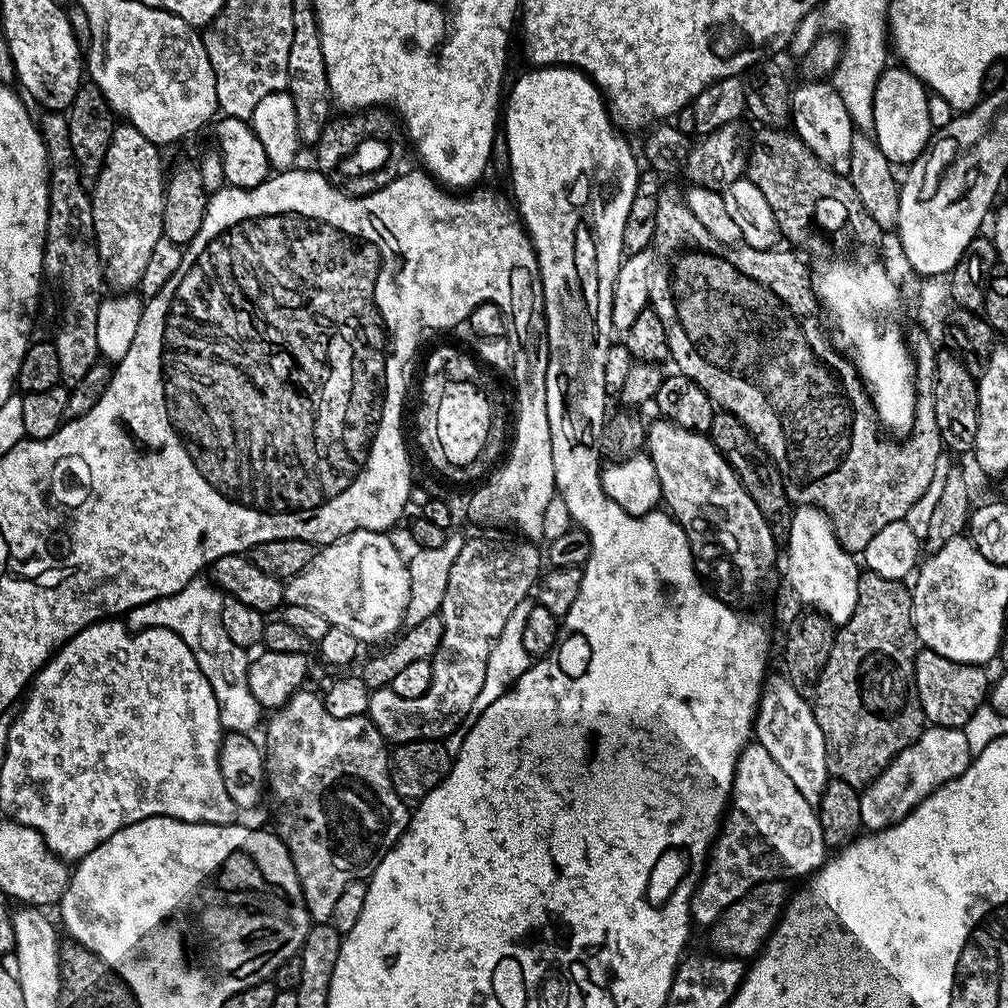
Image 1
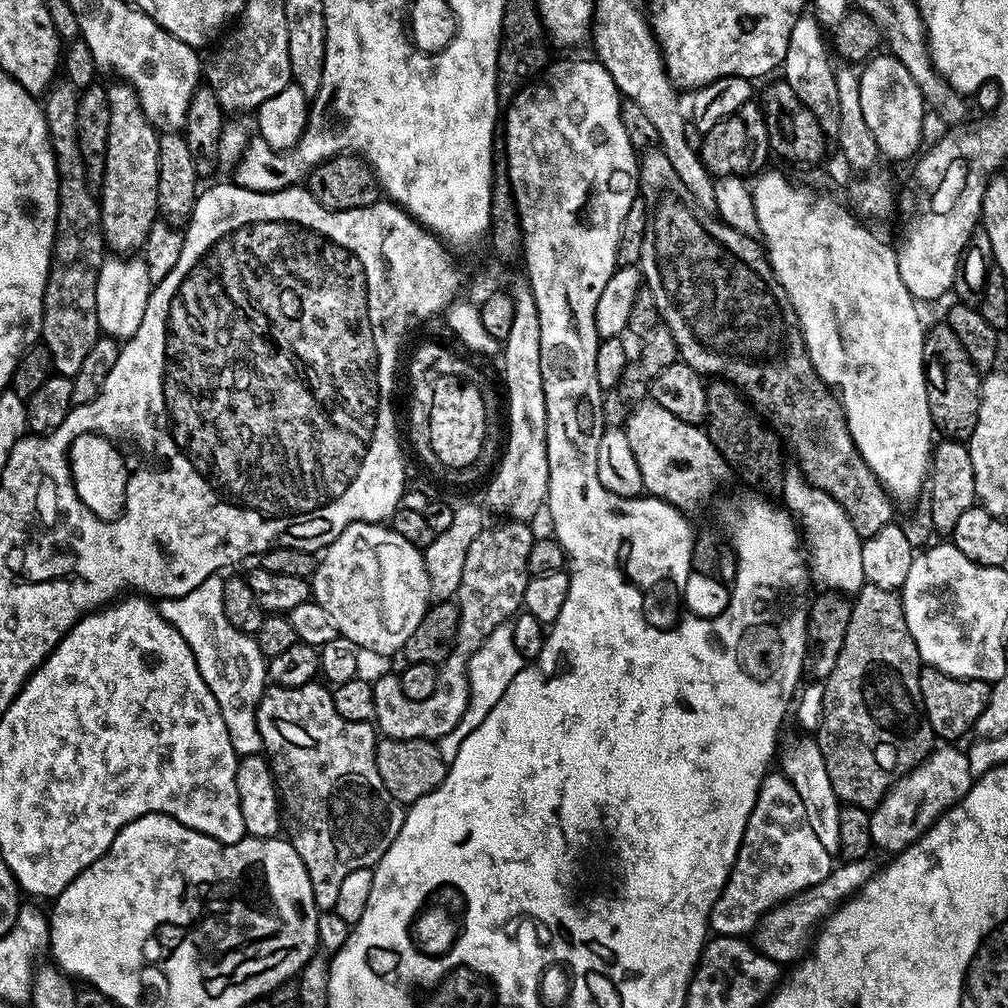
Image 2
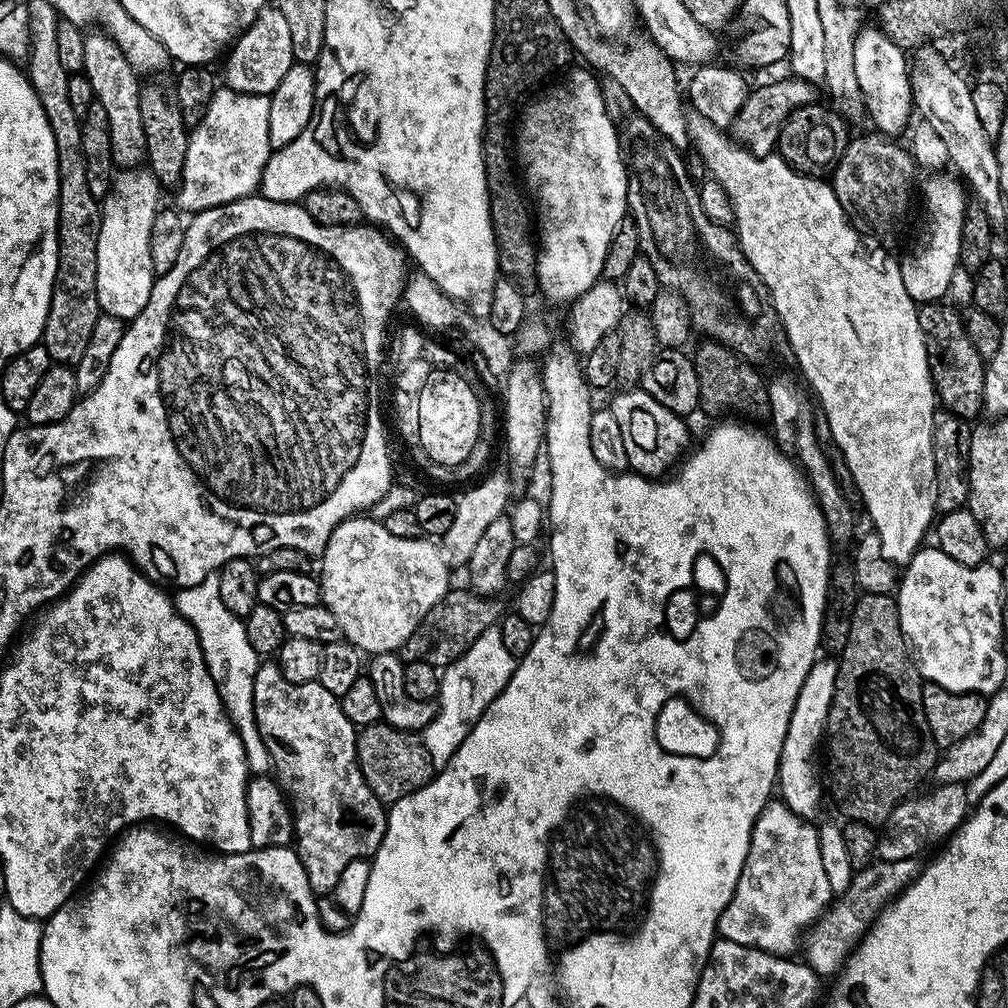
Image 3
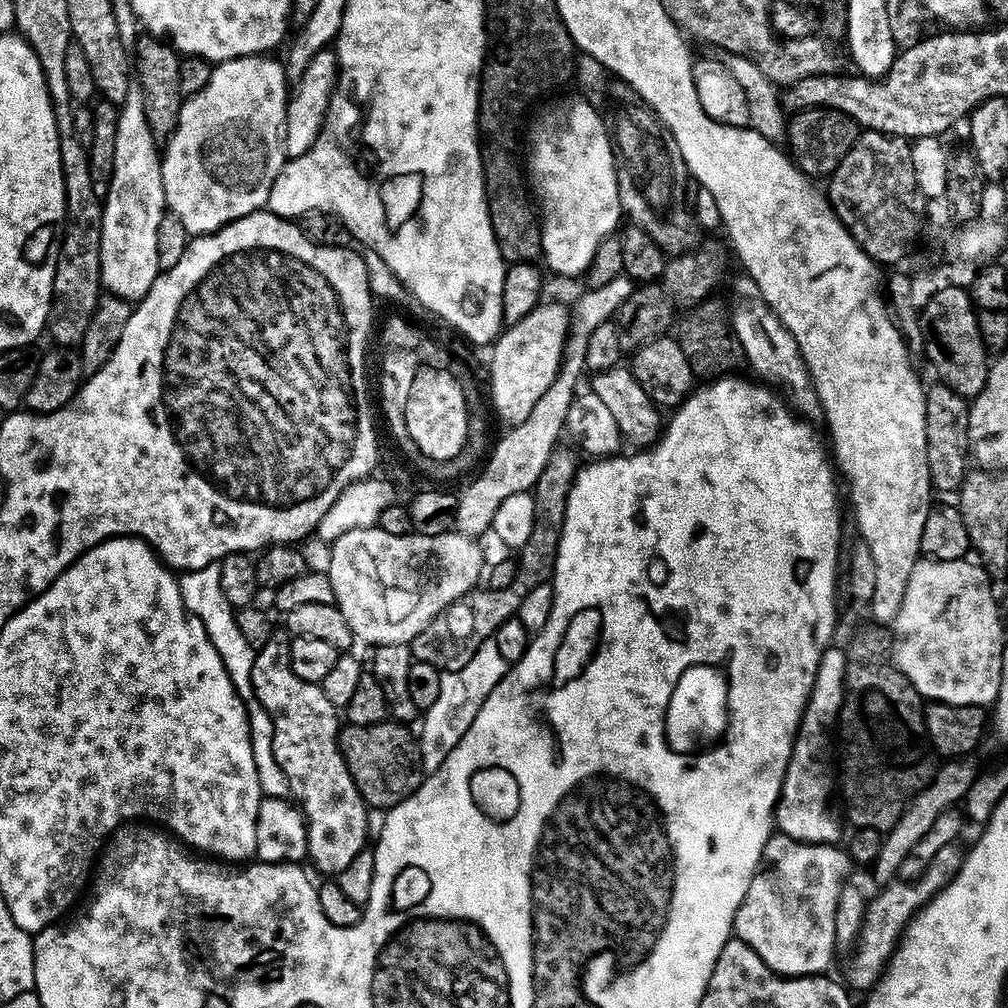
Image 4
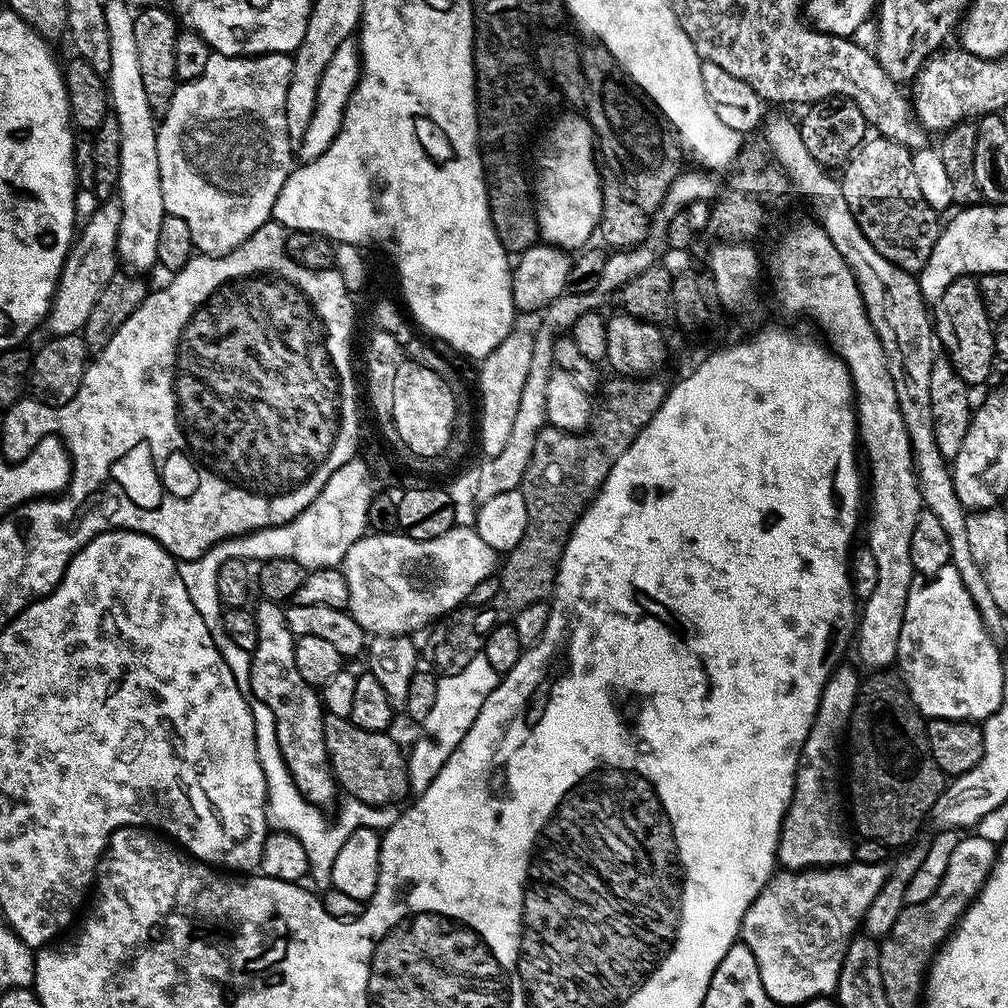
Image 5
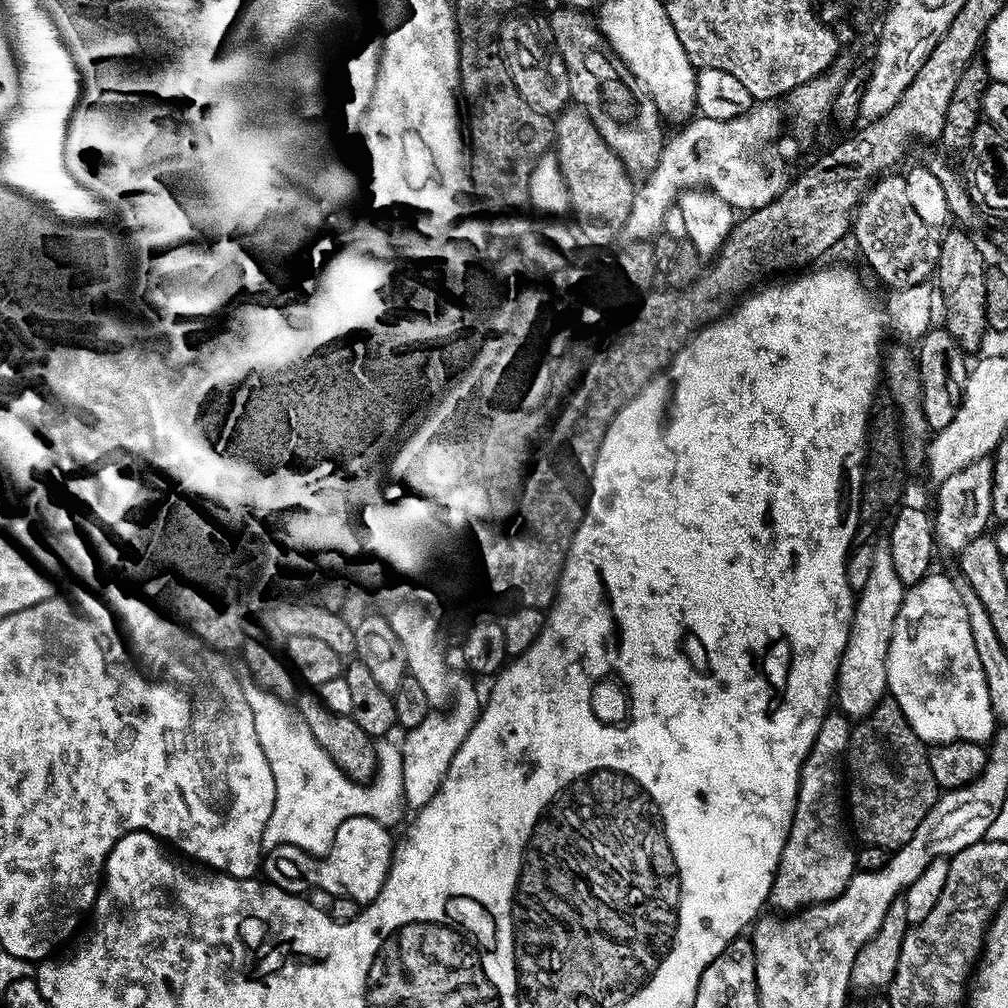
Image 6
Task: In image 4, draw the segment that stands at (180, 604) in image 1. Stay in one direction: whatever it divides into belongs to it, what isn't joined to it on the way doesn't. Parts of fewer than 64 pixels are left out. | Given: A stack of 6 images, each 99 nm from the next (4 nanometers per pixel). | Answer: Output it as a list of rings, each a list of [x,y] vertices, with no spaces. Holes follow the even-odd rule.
[[[219,563],[199,568],[193,572],[185,572],[179,577],[179,582],[182,602],[187,606],[188,611],[198,618],[198,622],[202,622],[214,650],[218,650],[218,654],[222,658],[222,666],[226,666],[226,674],[230,674],[230,682],[234,682],[237,694],[244,702],[244,709],[248,711],[254,766],[258,770],[261,793],[264,796],[287,797],[289,795],[288,779],[282,774],[272,749],[272,719],[267,710],[257,702],[252,689],[252,667],[256,653],[250,646],[250,642],[246,642],[246,638],[242,638],[242,633],[238,630],[236,613],[230,606],[230,602],[226,602],[226,594],[222,594]]]

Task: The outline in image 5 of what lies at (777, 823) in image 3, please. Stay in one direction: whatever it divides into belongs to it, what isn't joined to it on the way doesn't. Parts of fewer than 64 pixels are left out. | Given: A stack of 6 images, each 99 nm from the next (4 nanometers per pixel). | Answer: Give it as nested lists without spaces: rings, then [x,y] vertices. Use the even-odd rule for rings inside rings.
[[[849,862],[838,868],[780,870],[771,876],[768,884],[758,894],[758,898],[754,898],[750,910],[746,910],[739,939],[748,947],[750,954],[754,954],[762,986],[777,1006],[802,1006],[807,1000],[828,998],[835,993],[848,944],[852,937],[857,935],[866,910],[870,910],[874,894],[882,890],[882,882],[886,882],[889,871],[887,863]]]

